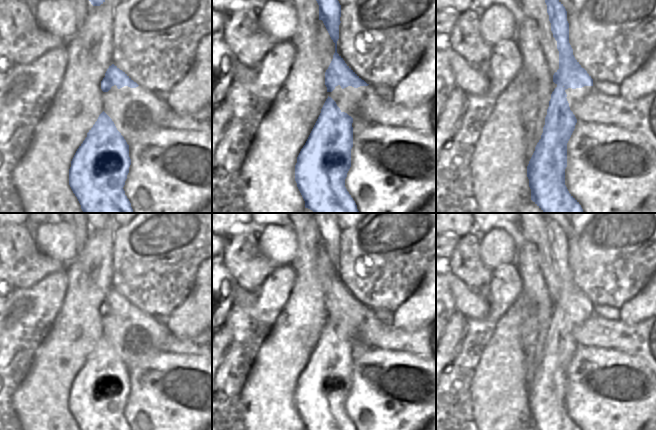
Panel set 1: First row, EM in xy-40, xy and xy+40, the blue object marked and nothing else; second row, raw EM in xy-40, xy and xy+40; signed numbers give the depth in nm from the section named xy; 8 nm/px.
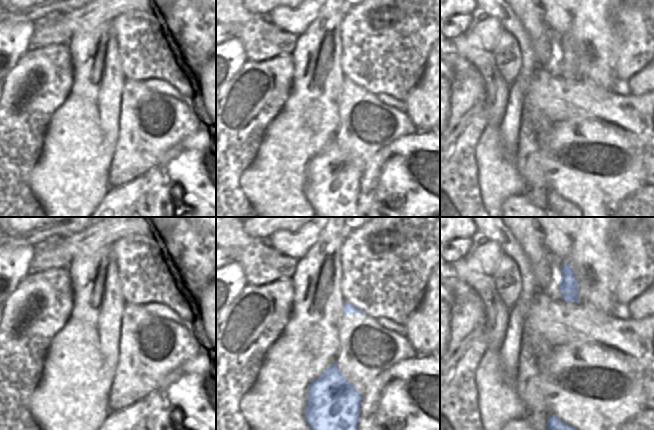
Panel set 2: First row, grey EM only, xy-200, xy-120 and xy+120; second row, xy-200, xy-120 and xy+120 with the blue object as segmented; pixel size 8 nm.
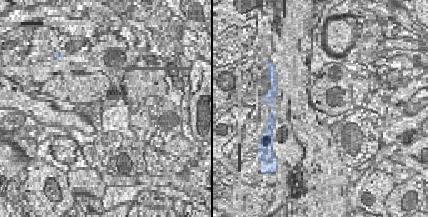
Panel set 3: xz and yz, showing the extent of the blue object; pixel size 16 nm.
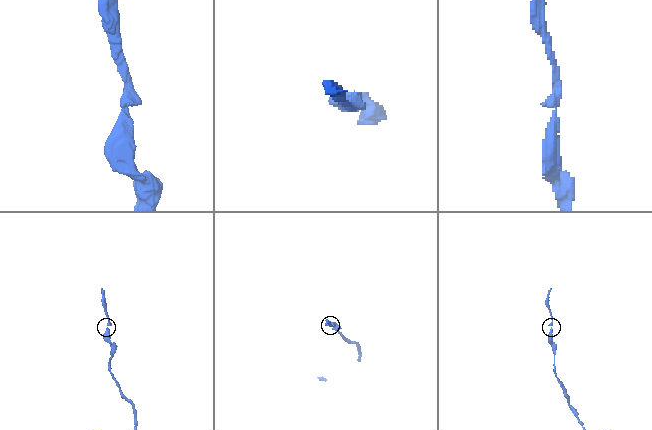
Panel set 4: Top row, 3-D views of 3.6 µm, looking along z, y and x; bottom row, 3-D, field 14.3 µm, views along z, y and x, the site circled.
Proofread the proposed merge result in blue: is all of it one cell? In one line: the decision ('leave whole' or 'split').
leave whole

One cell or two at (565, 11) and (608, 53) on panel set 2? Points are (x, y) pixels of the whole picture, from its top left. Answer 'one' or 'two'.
one

